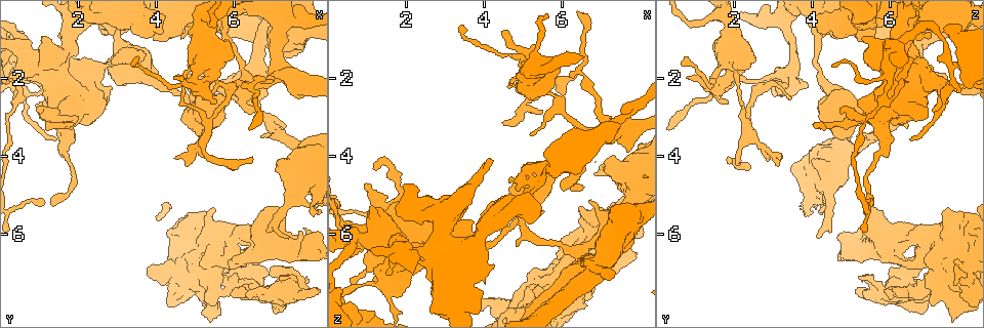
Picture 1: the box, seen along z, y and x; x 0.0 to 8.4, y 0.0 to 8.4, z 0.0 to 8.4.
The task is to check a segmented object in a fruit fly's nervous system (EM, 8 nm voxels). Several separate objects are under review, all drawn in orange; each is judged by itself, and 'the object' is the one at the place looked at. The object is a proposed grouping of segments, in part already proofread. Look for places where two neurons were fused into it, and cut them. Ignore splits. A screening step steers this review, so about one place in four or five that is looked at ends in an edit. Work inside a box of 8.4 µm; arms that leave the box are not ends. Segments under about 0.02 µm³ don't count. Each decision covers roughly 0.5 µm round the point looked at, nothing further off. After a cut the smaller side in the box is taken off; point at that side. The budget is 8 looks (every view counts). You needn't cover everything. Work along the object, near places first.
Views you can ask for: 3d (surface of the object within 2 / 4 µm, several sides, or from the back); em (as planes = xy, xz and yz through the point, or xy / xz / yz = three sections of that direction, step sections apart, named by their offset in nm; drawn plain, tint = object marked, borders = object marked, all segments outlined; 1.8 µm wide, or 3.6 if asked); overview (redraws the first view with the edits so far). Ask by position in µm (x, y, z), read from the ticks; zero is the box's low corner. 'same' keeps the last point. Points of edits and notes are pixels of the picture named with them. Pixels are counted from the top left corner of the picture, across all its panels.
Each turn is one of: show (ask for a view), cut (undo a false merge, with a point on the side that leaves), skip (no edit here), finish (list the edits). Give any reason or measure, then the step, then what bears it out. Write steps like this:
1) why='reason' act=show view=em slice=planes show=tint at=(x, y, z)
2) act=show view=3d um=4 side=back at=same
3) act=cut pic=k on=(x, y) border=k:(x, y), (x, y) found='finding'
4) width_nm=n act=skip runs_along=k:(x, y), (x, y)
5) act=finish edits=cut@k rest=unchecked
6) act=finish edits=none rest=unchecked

why='branch point' act=show view=em um=3.6 slice=planes show=tint at=(5.00, 1.70, 2.15)

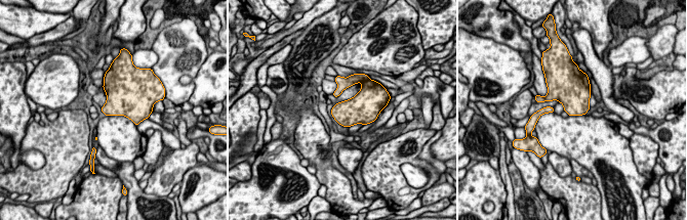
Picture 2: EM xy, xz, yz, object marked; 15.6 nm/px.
act=skip found='continuous, no second neuron'

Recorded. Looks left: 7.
why='abrupt turn' act=show view=3d um=4 at=(6.80, 1.00, 6.75)

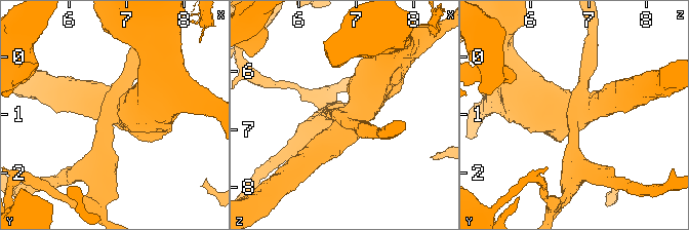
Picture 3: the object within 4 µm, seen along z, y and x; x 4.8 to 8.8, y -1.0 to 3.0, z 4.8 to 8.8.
arms=4 why='shape alone is not enough' act=show view=em um=3.6 slice=planes show=plain at=(6.80, 1.05, 6.80)

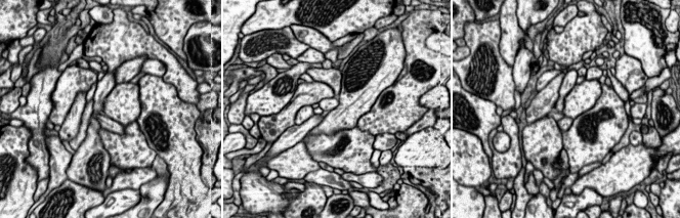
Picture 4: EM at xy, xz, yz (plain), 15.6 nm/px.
act=show view=em um=3.6 slice=planes show=tint at=same

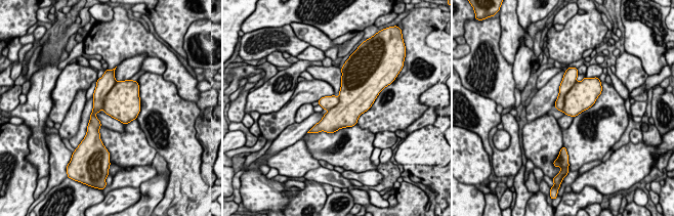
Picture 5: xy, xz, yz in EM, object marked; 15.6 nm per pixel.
act=cut pic=5 on=(567, 82) part_leaving=5:(109, 78), (93, 114), (96, 134) found='two neurons meet here'

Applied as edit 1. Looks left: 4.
why='see it whole again' act=show view=overview

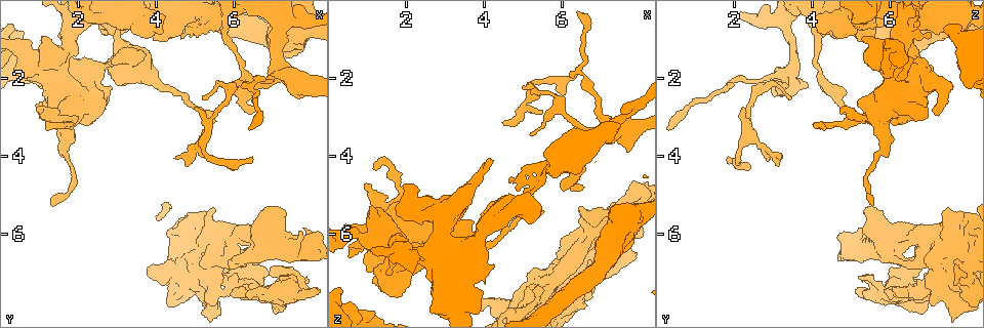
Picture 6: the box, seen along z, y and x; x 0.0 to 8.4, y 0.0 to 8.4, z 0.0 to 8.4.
why='abrupt turn' act=show view=em slice=planes show=tint at=(2.00, 0.75, 6.40)

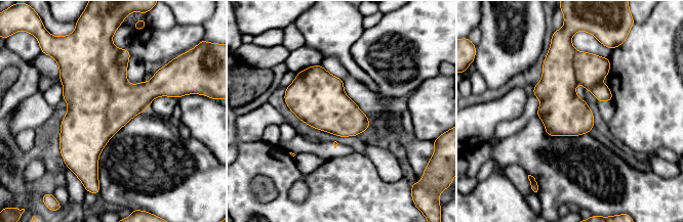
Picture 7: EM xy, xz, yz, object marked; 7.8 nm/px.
act=skip found='all the same neuron'

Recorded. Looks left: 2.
act=finish edits=cut@5 rest=unchecked

